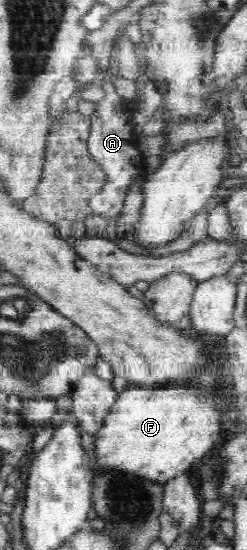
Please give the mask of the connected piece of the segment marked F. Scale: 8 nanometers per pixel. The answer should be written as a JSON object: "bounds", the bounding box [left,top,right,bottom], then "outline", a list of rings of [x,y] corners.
{"bounds":[94,384,221,485],"outline":[[[182,384],[171,387],[129,386],[118,394],[103,424],[94,434],[99,468],[149,479],[162,485],[187,472],[193,460],[207,454],[221,436],[215,409]]]}

